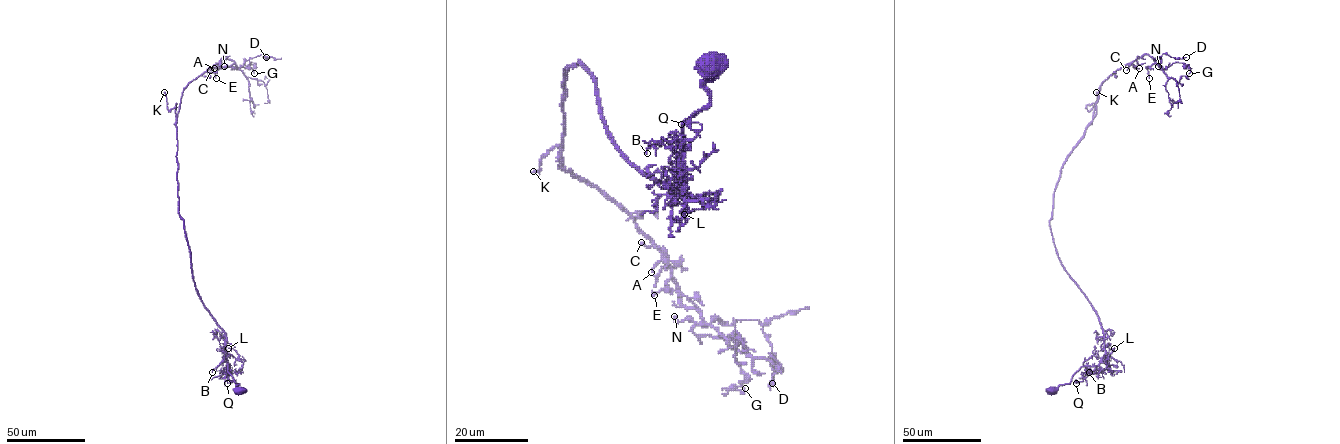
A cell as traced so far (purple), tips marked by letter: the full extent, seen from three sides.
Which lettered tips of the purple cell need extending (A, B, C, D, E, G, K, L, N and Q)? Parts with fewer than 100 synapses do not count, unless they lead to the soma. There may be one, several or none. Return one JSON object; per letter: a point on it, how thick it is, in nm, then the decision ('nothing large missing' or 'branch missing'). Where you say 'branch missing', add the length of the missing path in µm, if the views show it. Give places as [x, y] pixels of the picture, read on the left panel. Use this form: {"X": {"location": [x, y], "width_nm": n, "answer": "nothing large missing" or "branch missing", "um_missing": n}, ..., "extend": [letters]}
{"A": {"location": [214, 68], "width_nm": 280, "answer": "nothing large missing"}, "B": {"location": [212, 372], "width_nm": 110, "answer": "nothing large missing"}, "C": {"location": [210, 70], "width_nm": 360, "answer": "nothing large missing"}, "D": {"location": [266, 57], "width_nm": 170, "answer": "nothing large missing"}, "E": {"location": [216, 78], "width_nm": 150, "answer": "nothing large missing"}, "G": {"location": [254, 73], "width_nm": 150, "answer": "nothing large missing"}, "K": {"location": [164, 92], "width_nm": 400, "answer": "branch missing", "um_missing": 110}, "L": {"location": [228, 348], "width_nm": 110, "answer": "nothing large missing"}, "N": {"location": [224, 66], "width_nm": 400, "answer": "nothing large missing"}, "Q": {"location": [227, 383], "width_nm": 140, "answer": "nothing large missing"}, "extend": ["K"]}

